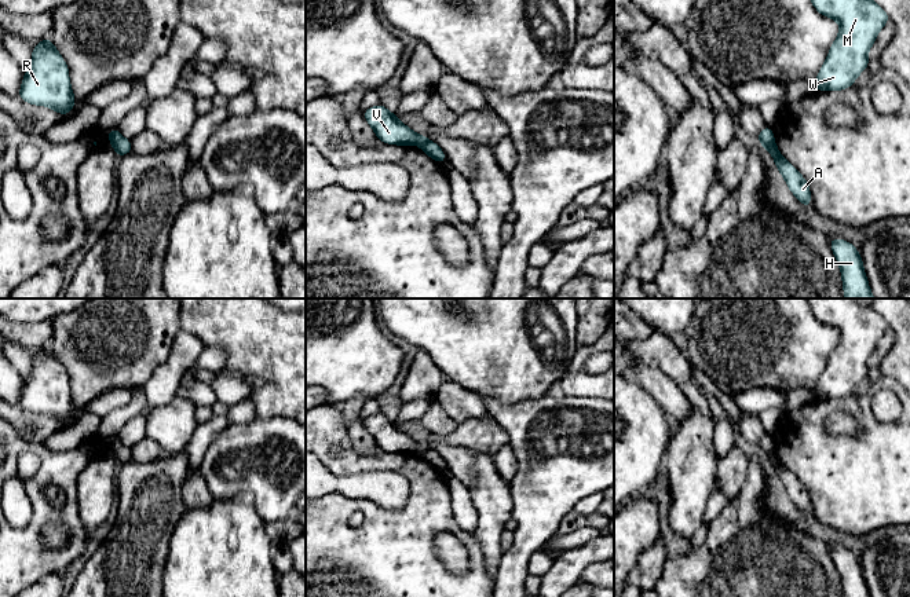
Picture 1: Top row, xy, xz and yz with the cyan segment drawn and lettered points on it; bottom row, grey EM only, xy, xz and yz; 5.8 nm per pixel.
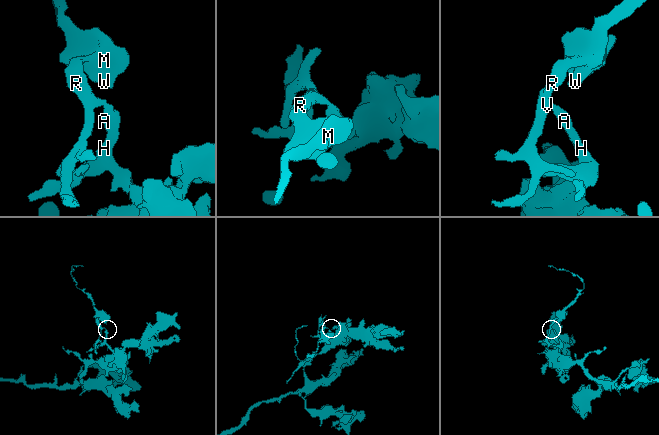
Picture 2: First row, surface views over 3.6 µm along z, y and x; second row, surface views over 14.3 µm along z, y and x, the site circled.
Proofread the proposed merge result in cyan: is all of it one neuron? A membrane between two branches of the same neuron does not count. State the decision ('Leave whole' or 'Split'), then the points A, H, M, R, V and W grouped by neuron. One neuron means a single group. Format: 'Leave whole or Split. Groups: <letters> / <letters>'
Split. Groups: A H / M R V W

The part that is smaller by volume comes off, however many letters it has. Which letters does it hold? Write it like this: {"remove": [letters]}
{"remove": ["M", "R", "V", "W"]}

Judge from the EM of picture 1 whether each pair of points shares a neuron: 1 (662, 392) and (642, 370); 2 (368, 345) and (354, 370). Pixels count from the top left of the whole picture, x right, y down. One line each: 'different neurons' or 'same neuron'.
1: same neuron
2: same neuron

